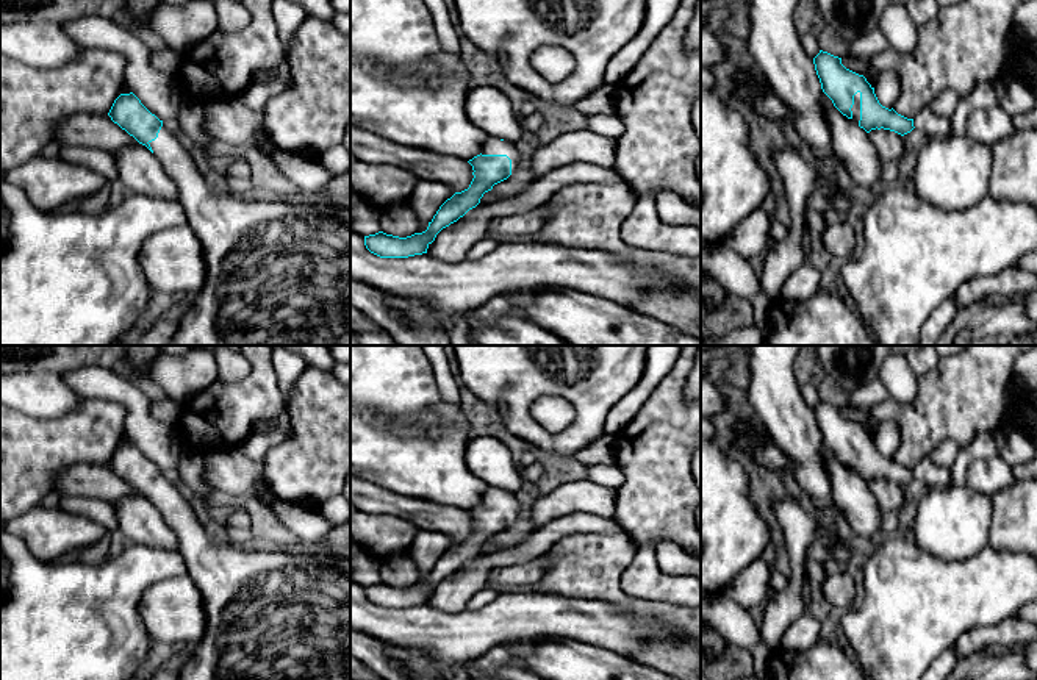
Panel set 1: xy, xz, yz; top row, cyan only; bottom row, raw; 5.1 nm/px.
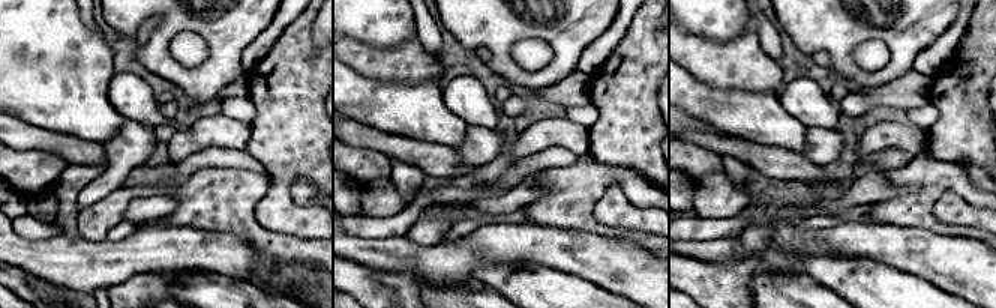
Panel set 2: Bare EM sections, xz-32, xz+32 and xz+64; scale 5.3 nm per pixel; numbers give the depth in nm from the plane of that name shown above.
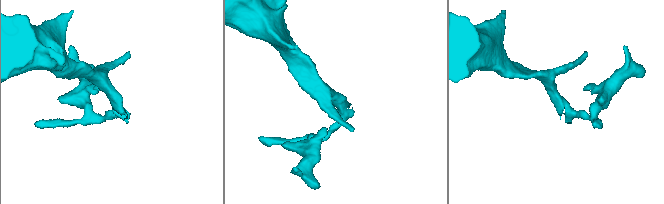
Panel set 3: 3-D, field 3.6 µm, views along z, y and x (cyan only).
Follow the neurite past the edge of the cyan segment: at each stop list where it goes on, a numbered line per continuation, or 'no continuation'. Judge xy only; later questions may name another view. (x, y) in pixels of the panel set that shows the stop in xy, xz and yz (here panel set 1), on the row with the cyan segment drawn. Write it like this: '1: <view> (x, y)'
1: xy (277, 274)

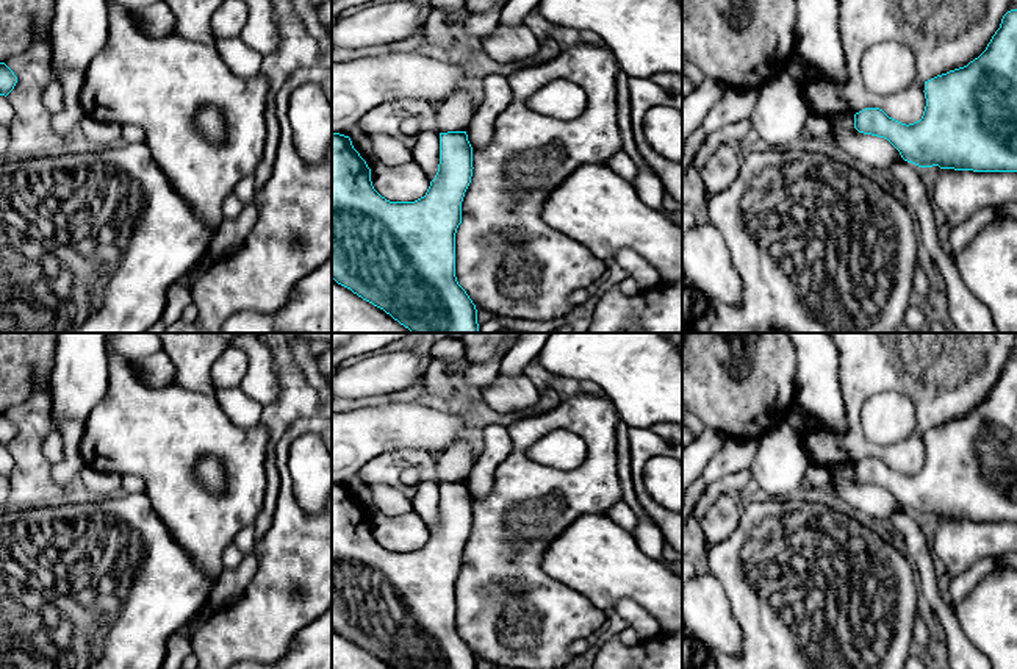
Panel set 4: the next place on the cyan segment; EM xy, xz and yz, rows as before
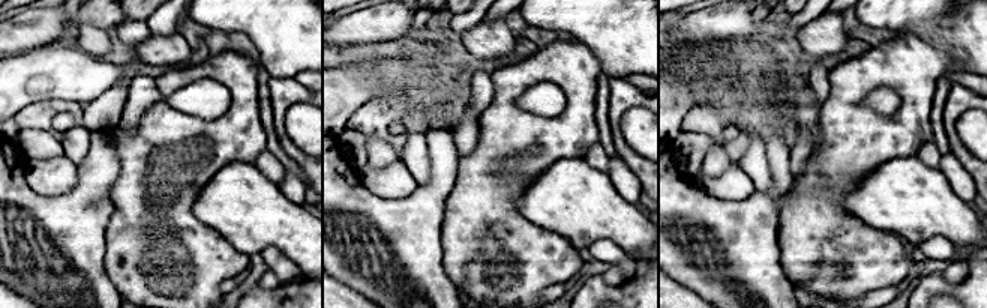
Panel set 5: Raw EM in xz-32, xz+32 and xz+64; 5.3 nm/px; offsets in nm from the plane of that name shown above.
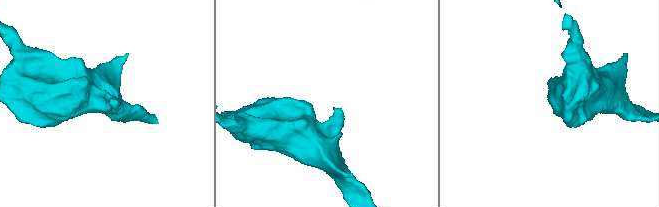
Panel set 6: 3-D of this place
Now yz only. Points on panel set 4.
no continuation

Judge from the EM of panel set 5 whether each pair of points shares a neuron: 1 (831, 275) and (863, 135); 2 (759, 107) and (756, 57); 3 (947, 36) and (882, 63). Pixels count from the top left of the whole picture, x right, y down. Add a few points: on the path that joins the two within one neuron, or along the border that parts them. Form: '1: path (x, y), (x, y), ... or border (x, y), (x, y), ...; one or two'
1: path (831, 241), (833, 170); one
2: path (770, 95), (768, 69); one
3: border (896, 32), (914, 32), (936, 48), (948, 72); two

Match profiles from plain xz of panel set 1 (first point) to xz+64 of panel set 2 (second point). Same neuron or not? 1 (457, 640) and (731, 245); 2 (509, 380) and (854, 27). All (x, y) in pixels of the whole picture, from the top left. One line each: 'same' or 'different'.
1: same
2: same

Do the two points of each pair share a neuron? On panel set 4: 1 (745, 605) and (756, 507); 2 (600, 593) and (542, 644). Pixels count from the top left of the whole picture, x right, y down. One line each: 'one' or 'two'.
1: one
2: two

